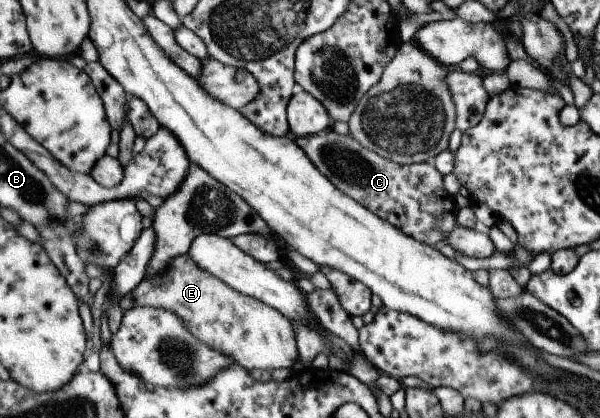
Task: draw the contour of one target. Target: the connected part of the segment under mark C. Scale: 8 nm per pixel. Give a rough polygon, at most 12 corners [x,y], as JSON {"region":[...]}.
{"region":[[332,129],[292,137],[339,190],[435,247],[458,225],[433,161]]}

